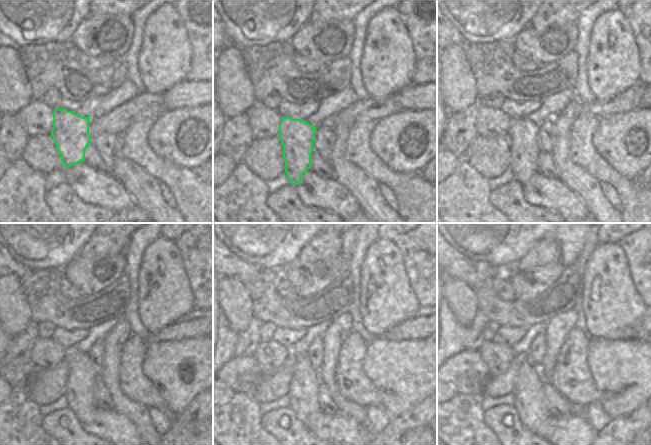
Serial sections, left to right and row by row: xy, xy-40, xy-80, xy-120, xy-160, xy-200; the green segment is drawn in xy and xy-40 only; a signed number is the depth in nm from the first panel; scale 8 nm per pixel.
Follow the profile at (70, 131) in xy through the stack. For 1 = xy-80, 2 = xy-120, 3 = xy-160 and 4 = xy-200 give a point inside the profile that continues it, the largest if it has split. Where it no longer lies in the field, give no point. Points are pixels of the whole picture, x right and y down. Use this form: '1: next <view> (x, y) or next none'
1: next xy-80 (523, 134)
2: next xy-120 (80, 389)
3: next xy-160 (303, 393)
4: next xy-200 (530, 404)

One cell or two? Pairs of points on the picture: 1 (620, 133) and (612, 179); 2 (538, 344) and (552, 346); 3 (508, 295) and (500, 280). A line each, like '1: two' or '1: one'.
1: two
2: two
3: one

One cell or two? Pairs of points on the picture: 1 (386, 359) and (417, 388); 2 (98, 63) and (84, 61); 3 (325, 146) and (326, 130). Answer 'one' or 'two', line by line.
1: one
2: one
3: one

